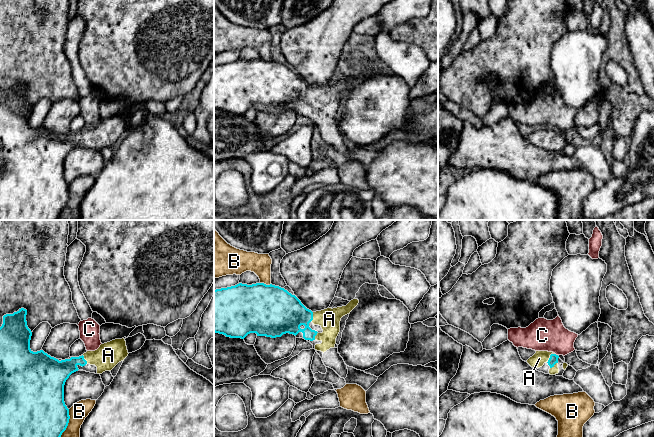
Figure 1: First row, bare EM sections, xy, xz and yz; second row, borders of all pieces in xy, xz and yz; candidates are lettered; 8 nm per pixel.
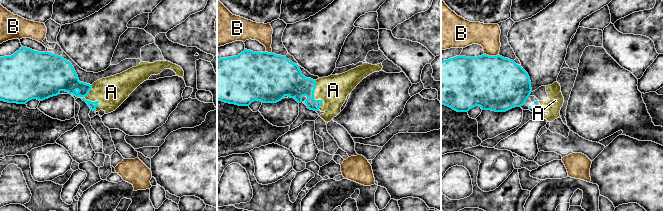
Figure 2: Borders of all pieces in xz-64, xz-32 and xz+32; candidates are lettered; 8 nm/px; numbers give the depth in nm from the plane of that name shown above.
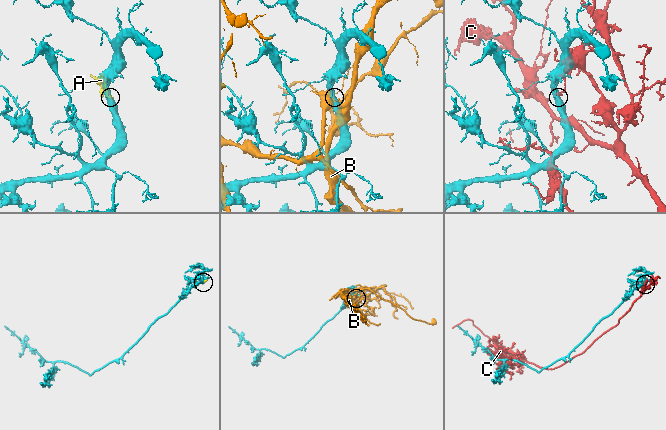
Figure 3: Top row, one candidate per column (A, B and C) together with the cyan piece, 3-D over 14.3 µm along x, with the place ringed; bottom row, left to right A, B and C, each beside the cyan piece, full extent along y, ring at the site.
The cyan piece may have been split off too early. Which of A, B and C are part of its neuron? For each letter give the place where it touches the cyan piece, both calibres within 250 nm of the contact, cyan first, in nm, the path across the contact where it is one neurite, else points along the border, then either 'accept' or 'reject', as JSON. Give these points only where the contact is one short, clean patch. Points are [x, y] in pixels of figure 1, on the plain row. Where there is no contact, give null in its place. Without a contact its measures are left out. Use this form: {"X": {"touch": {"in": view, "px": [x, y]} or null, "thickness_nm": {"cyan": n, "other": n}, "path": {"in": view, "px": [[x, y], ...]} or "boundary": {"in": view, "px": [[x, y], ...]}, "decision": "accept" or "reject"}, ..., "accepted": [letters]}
{"A": {"touch": {"in": "yz", "px": [550, 133]}, "thickness_nm": {"cyan": 70, "other": 110}, "path": {"in": "yz", "px": [[553, 135], [550, 133], [539, 134]]}, "decision": "accept"}, "B": {"touch": {"in": "xy", "px": [67, 201]}, "thickness_nm": {"cyan": 480, "other": 180}, "decision": "reject"}, "C": {"touch": {"in": "yz", "px": [555, 130]}, "thickness_nm": {"cyan": 70, "other": 260}, "decision": "reject"}, "accepted": ["A"]}

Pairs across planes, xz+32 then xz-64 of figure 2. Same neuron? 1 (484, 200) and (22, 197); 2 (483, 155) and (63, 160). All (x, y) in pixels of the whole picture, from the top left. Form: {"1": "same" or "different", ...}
{"1": "different", "2": "same"}

